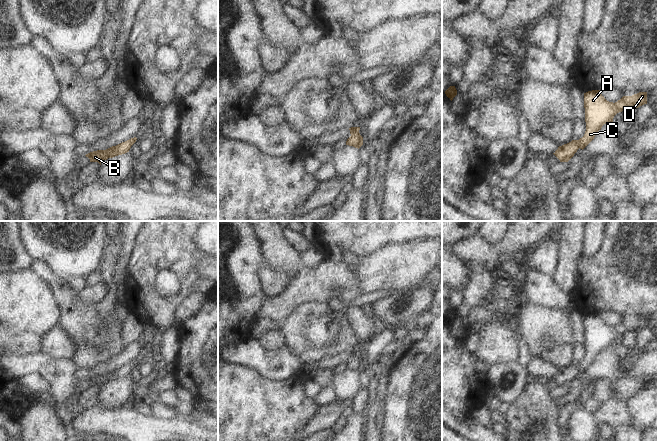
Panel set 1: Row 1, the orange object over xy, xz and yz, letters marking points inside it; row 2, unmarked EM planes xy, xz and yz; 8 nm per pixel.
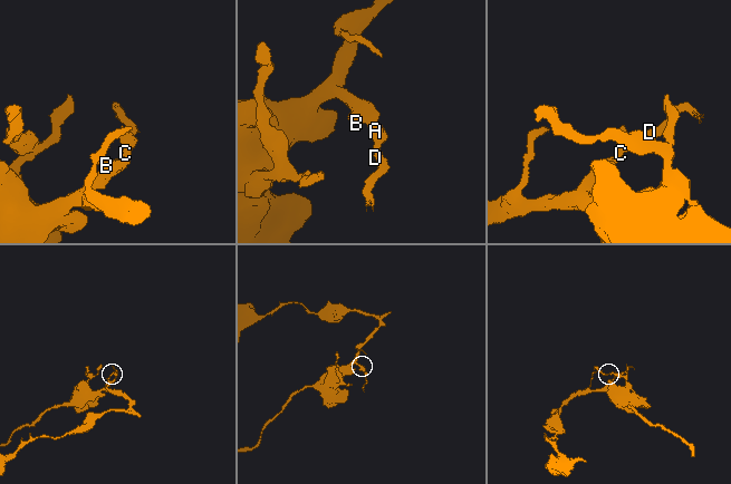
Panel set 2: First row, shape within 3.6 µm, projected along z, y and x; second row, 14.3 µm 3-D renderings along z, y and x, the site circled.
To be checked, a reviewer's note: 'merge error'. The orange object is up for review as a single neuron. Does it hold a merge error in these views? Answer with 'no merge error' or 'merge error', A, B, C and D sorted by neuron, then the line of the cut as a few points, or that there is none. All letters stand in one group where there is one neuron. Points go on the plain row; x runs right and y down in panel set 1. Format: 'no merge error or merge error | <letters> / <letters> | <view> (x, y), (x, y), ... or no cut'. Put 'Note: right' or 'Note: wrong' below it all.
no merge error | A B C D | no cut
Note: wrong

